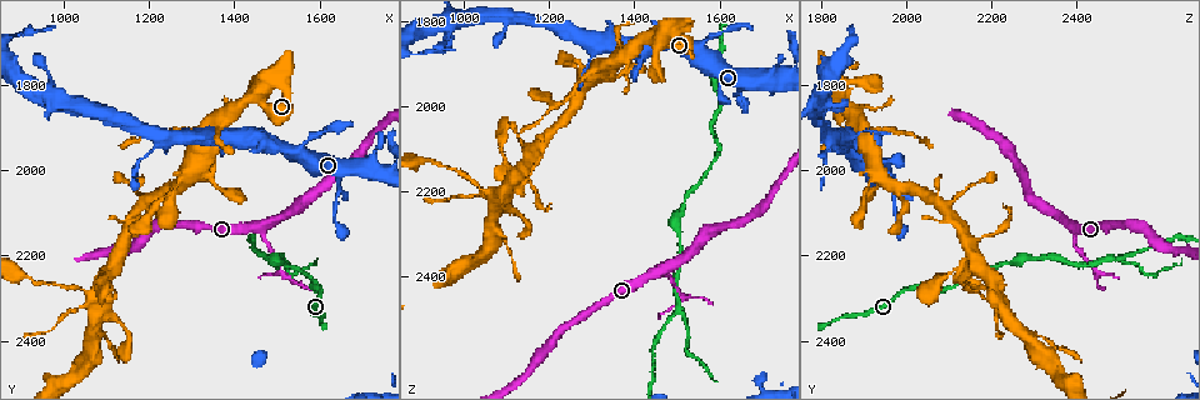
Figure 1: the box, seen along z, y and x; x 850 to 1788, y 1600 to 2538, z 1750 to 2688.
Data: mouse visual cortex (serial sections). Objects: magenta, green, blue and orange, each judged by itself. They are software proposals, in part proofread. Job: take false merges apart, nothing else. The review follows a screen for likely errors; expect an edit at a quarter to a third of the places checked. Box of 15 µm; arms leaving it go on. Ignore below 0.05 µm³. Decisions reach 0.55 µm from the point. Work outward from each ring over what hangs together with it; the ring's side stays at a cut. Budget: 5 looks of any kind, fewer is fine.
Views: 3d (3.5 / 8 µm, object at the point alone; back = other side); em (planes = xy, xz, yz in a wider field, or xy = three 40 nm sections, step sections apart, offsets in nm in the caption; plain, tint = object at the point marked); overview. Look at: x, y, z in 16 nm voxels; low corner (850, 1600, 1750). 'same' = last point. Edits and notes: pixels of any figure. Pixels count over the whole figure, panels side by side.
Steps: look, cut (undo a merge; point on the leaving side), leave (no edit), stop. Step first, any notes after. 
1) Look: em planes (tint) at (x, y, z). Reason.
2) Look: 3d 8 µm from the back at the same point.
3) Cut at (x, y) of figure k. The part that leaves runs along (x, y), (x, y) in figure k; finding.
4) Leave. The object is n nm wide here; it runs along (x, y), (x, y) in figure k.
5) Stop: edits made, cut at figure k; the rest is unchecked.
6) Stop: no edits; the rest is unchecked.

Look: 3d 3.5 µm at (1310, 1920, 1915). Side arm on a straight run.

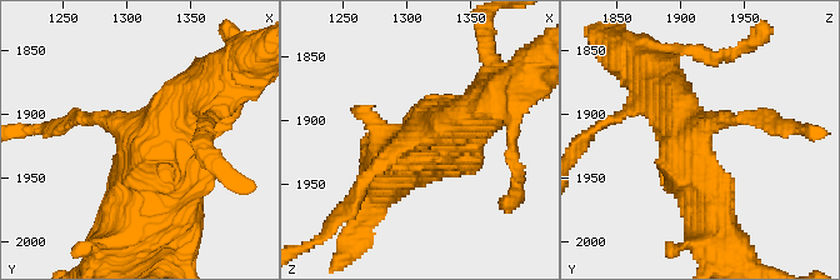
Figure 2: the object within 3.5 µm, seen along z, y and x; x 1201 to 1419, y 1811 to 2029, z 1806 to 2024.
Leave. It runs along (221, 85), (163, 143), (140, 220) in figure 2; one cell here.

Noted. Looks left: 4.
Look: 3d 3.5 µm at (1100, 2270, 2205). Arms run side by side.

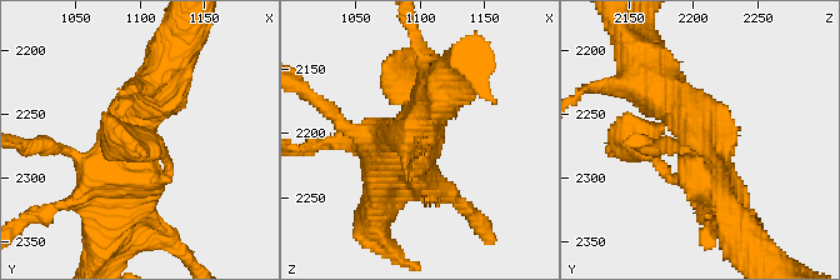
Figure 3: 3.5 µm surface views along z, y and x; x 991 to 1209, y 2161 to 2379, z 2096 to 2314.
Look: em xy step 5 (tint) at (1098, 2274, 2204).

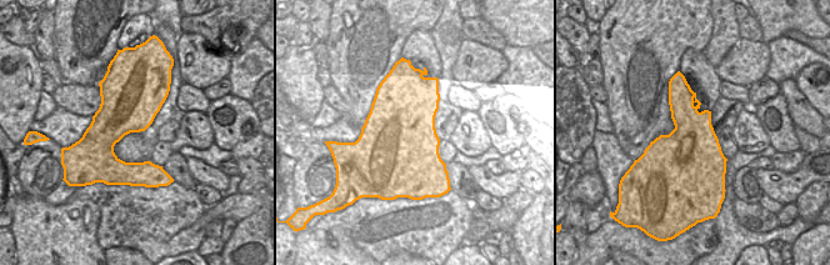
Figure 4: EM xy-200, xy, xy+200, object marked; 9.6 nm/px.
Leave. It runs along (653, 83), (695, 125), (726, 216) in figure 3; continuous, no second cell.

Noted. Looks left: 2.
Stop: no edits; the rest is unchecked.

